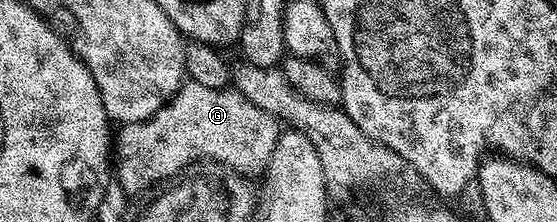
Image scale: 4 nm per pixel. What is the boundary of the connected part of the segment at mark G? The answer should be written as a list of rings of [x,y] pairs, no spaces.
[[[186,80],[175,96],[162,109],[155,111],[153,117],[121,125],[118,130],[115,133],[115,181],[123,187],[125,193],[136,195],[147,192],[152,185],[160,186],[176,178],[189,166],[202,161],[215,161],[242,175],[264,174],[269,168],[269,160],[277,141],[281,138],[283,125],[278,118],[255,107],[255,103],[238,93],[236,88],[203,87],[200,83]]]

